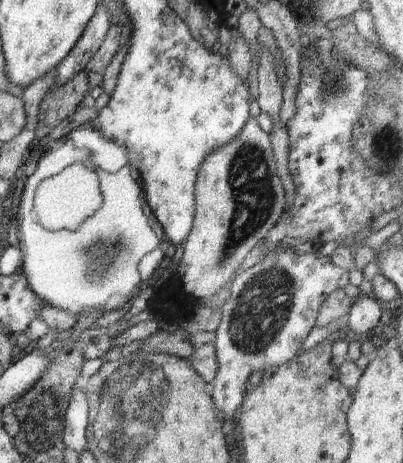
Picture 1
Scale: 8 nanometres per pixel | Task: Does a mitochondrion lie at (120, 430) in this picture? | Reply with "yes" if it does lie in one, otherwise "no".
yes

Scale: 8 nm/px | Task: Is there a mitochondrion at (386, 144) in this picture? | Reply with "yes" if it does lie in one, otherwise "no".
yes

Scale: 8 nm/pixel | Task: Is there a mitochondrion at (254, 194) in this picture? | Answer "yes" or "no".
yes

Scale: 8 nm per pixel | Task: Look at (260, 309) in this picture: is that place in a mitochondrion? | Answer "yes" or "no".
yes

